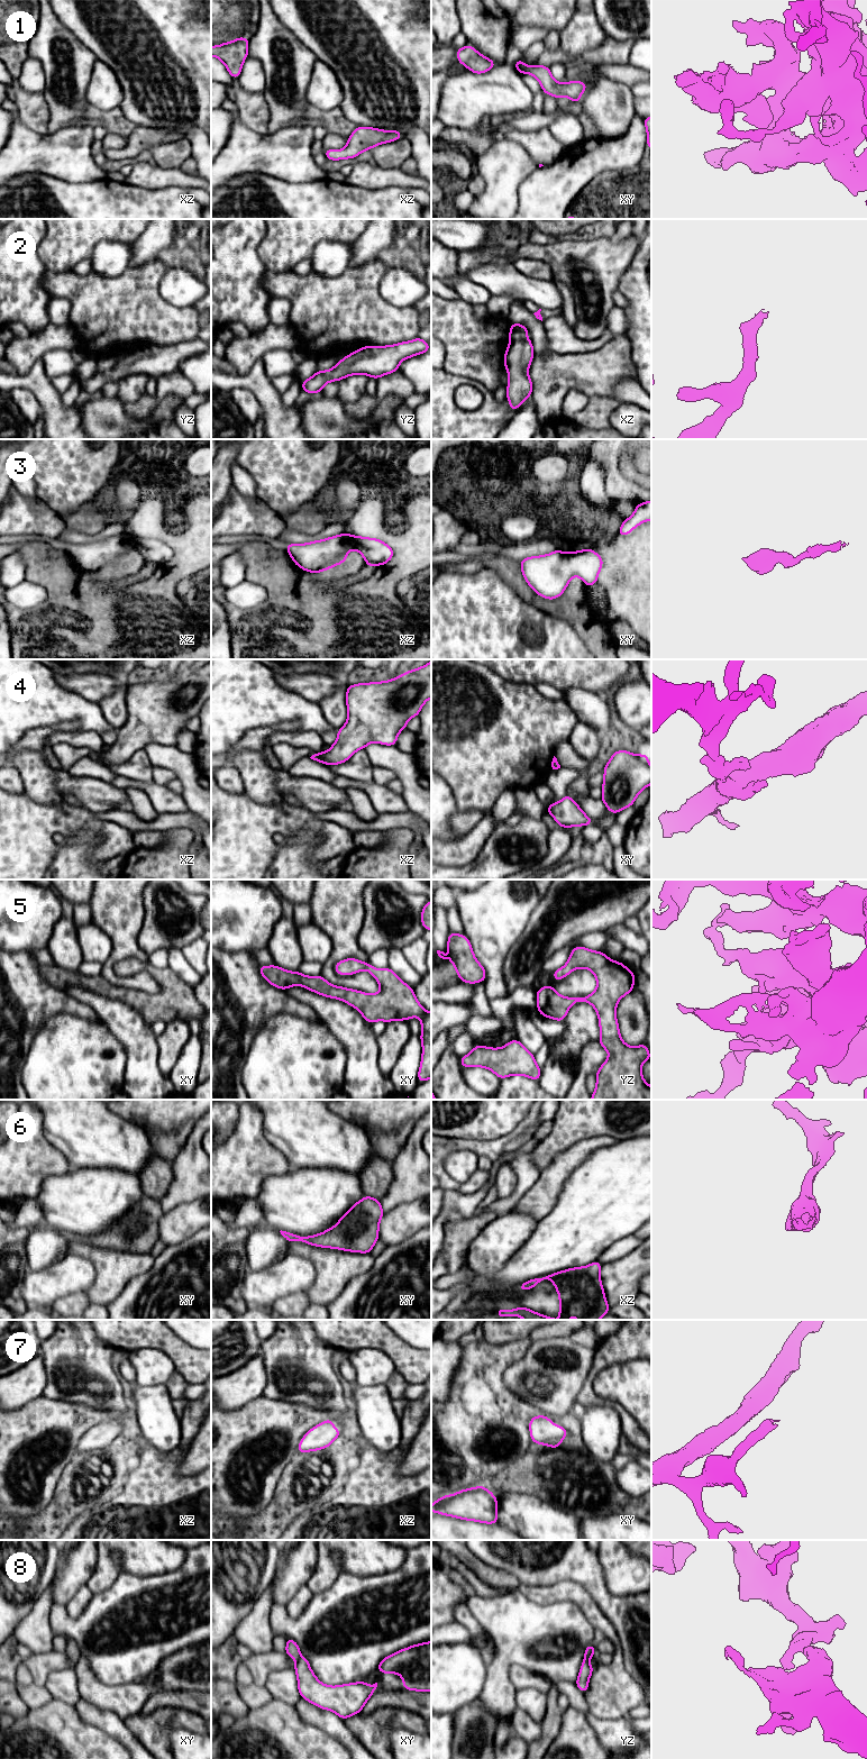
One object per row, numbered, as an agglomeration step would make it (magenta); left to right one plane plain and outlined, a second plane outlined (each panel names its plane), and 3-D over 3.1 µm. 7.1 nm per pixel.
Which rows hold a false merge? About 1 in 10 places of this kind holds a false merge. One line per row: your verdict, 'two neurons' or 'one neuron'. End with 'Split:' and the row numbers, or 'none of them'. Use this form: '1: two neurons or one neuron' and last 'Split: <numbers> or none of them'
1: one neuron
2: one neuron
3: one neuron
4: one neuron
5: one neuron
6: one neuron
7: one neuron
8: two neurons
Split: 8

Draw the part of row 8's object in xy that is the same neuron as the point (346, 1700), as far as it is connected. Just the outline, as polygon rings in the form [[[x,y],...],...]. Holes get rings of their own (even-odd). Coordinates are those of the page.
[[[300,1657],[294,1667],[300,1696],[313,1705],[335,1712],[340,1719],[361,1713],[368,1698],[374,1694],[377,1683],[359,1683],[327,1686],[319,1681],[305,1657]]]

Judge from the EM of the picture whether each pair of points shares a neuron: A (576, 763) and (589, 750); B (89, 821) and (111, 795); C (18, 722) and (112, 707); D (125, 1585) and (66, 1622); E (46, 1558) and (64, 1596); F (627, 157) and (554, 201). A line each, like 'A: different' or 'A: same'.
A: different
B: different
C: different
D: same
E: different
F: same

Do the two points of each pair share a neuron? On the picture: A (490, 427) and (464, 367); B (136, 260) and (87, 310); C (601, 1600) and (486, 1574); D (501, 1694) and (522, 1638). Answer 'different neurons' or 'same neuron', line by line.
A: different neurons
B: different neurons
C: different neurons
D: same neuron

